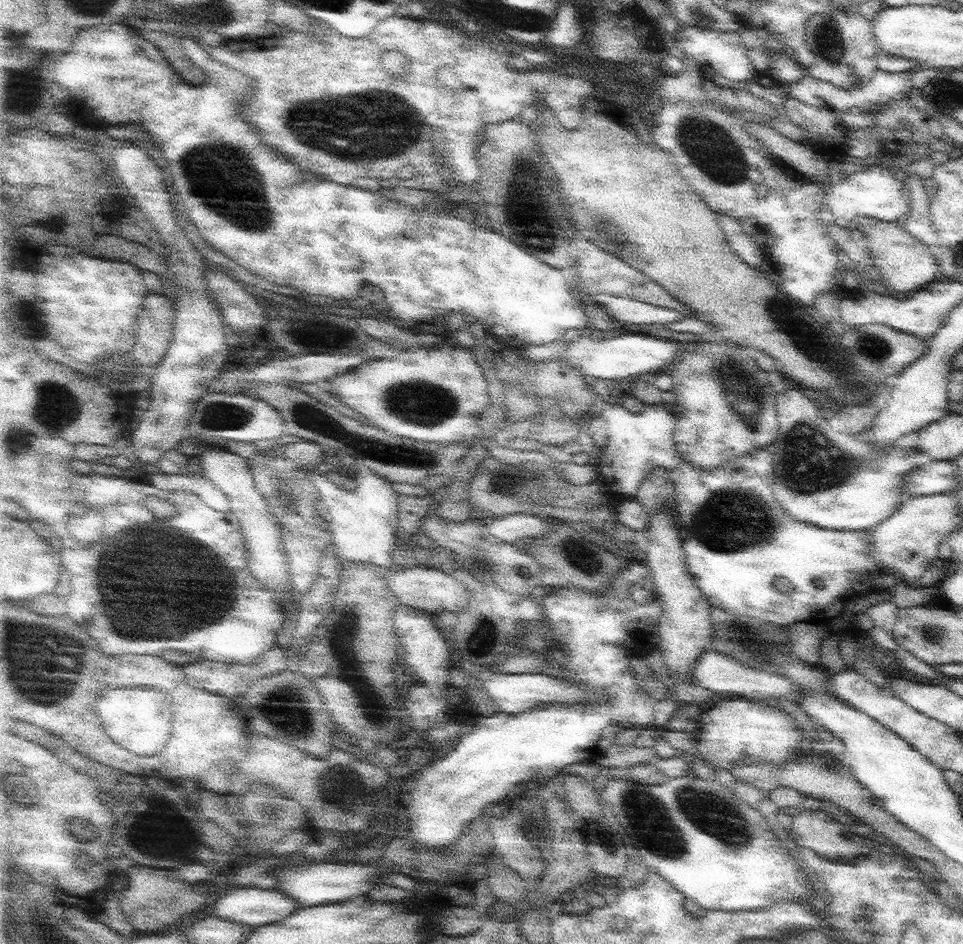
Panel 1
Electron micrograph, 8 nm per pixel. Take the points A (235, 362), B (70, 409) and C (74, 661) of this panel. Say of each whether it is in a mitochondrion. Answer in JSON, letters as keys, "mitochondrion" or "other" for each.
{"A":"other","B":"mitochondrion","C":"mitochondrion"}

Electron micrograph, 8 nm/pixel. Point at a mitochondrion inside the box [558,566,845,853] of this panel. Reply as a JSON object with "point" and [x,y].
{"point":[703,806]}

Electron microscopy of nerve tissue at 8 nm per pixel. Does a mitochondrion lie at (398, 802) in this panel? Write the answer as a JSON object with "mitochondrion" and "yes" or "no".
{"mitochondrion":"no"}

